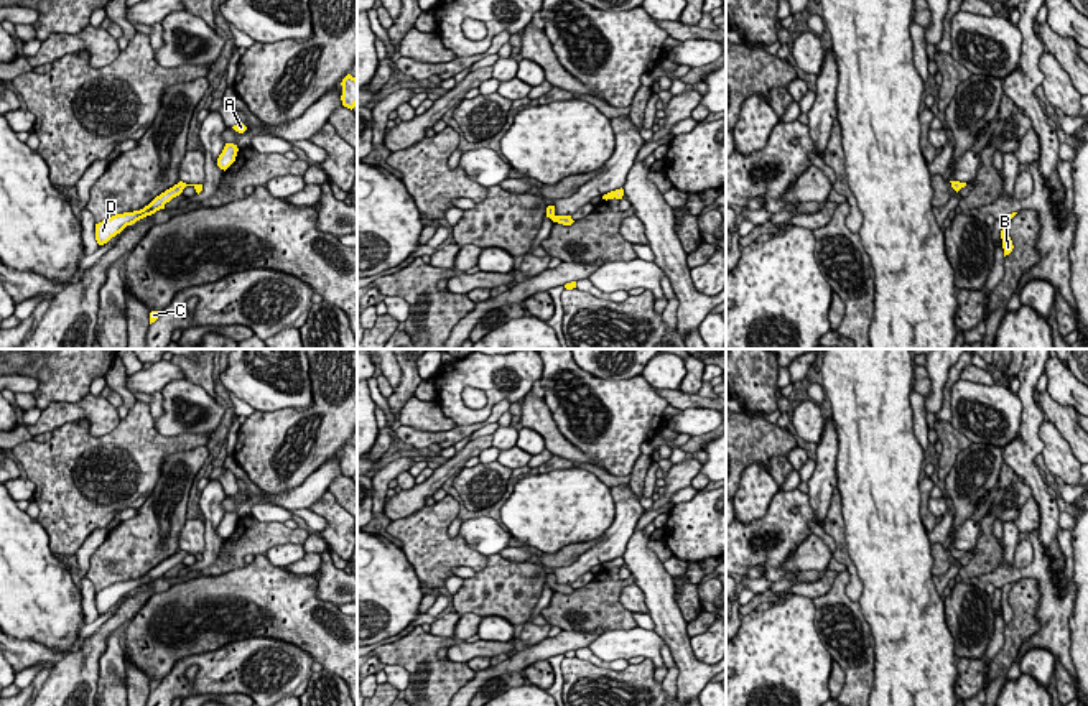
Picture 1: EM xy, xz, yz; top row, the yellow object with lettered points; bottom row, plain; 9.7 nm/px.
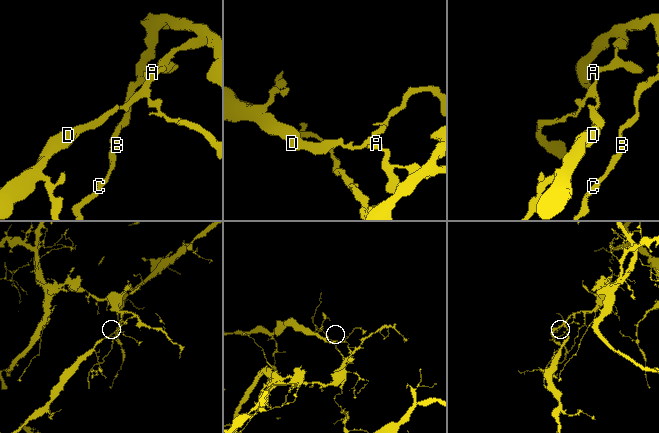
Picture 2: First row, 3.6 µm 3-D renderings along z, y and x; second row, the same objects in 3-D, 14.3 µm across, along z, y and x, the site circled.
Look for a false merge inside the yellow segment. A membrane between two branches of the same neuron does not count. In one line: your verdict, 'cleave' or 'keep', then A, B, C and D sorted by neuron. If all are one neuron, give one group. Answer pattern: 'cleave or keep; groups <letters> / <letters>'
cleave; groups A B C / D

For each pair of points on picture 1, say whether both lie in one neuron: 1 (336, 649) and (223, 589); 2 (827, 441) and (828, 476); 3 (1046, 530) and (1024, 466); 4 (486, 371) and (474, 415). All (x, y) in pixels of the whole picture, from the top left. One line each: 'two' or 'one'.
1: one
2: one
3: one
4: one

